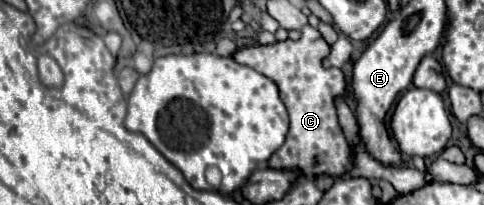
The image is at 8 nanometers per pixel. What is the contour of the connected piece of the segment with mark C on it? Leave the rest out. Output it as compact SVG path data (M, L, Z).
M305 26L299 40L275 42L269 46L247 46L233 54L243 66L249 66L277 84L279 96L289 112L289 134L285 144L269 158L269 168L297 168L301 176L341 178L355 164L349 156L349 144L337 122L337 100L347 98L347 82L339 68L323 68L321 60L329 54L329 44L317 28Z

